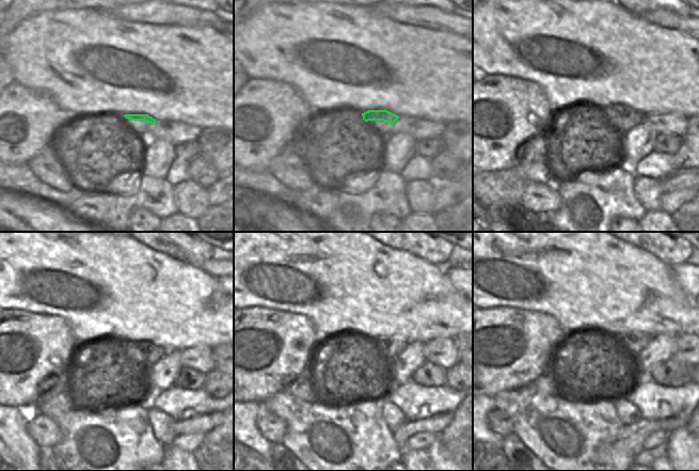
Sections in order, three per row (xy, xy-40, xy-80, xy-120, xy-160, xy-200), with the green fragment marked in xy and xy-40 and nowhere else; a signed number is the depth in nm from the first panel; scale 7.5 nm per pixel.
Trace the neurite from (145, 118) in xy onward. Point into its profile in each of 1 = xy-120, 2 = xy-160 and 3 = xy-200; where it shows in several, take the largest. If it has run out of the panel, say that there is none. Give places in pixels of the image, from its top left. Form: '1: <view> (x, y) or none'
1: xy-120 (145, 350)
2: xy-160 (388, 347)
3: xy-200 (632, 343)

